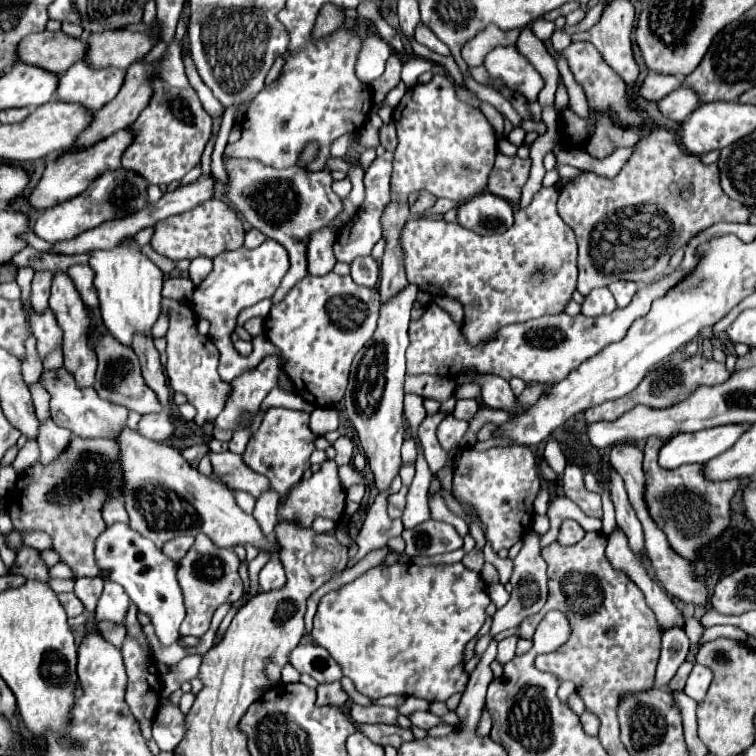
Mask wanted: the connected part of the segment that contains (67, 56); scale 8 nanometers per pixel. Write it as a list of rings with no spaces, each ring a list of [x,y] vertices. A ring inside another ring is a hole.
[[[39,31],[27,35],[19,43],[19,59],[29,65],[39,65],[47,71],[63,75],[71,65],[83,59],[87,41],[59,31]]]

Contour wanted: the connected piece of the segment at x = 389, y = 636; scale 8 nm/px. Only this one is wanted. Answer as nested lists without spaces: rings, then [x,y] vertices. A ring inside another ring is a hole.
[[[405,563],[405,565],[391,565],[391,567],[373,567],[367,573],[363,573],[361,577],[357,577],[355,581],[347,583],[345,587],[341,587],[339,591],[331,591],[327,593],[321,601],[319,601],[319,609],[315,613],[315,623],[313,623],[313,639],[317,645],[325,647],[329,651],[329,655],[335,659],[335,663],[341,667],[343,675],[349,677],[355,685],[355,689],[361,695],[367,695],[369,699],[379,699],[385,695],[413,695],[413,697],[421,697],[425,701],[447,701],[451,695],[455,693],[463,693],[463,689],[467,687],[467,677],[469,673],[465,671],[465,663],[463,663],[463,651],[465,645],[479,633],[479,629],[485,623],[485,609],[491,603],[489,595],[487,595],[487,585],[481,579],[479,573],[463,567],[461,563],[453,563],[453,565],[429,565],[429,567],[419,567],[415,563]]]

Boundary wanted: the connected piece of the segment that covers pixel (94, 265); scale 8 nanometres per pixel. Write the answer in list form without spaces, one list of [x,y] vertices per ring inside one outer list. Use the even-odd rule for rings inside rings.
[[[127,239],[125,243],[121,243],[119,247],[115,247],[111,251],[91,251],[89,255],[91,255],[89,267],[95,271],[95,287],[97,287],[97,295],[99,295],[99,309],[101,309],[101,317],[103,317],[107,331],[119,343],[129,345],[129,347],[133,347],[133,337],[137,333],[141,333],[143,337],[153,337],[151,329],[161,315],[161,283],[163,283],[161,269],[155,267],[145,255],[141,255],[141,251],[133,243],[133,239]]]

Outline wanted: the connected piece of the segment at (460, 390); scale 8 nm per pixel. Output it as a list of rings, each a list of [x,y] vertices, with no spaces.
[[[467,383],[456,388],[455,398],[458,399],[478,399],[481,396],[481,389],[475,383]]]

